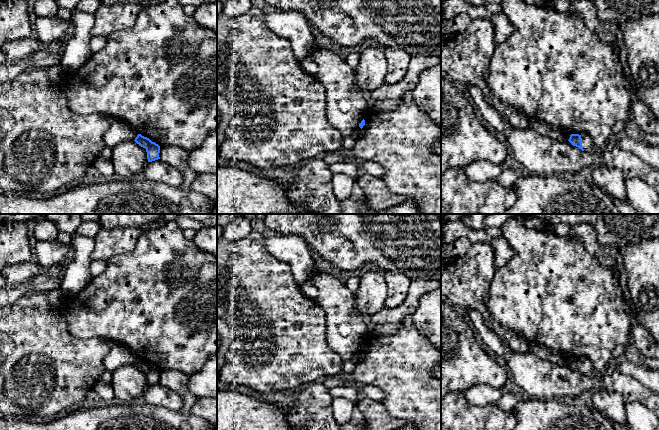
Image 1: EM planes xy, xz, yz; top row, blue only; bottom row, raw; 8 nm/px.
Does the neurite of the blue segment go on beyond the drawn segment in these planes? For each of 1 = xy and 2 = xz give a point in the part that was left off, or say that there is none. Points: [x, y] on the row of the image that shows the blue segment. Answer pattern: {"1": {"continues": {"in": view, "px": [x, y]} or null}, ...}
{"1": {"continues": null}, "2": {"continues": null}}

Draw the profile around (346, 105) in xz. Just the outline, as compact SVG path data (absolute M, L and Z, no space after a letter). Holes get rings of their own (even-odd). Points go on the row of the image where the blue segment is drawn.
M317 47L312 57L318 66L316 78L323 85L326 93L326 116L331 125L342 137L348 137L354 128L359 127L368 110L367 102L372 91L359 90L355 83L354 70L351 69L338 51Z

